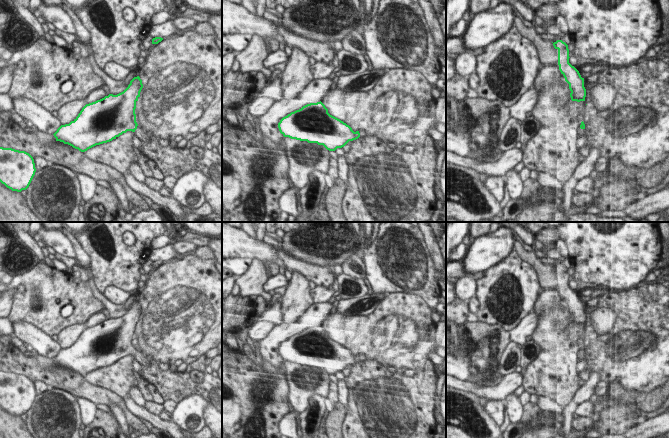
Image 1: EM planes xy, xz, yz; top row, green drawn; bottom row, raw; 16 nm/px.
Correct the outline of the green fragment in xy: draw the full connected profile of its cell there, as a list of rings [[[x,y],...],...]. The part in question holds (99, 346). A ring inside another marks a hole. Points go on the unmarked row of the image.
[[[137,300],[123,316],[86,328],[73,345],[57,353],[53,358],[56,365],[85,376],[132,355],[141,366],[149,366],[150,360],[136,346],[136,326],[142,312]]]

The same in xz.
[[[320,325],[291,336],[278,347],[284,361],[317,367],[329,375],[344,371],[349,365],[367,360],[364,354],[354,356],[340,343],[330,339]]]

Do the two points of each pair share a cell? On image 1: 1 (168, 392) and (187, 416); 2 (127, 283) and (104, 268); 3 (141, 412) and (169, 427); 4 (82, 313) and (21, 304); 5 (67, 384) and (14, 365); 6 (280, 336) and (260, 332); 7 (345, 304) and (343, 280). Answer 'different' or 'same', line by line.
1: different
2: same
3: same
4: same
5: same
6: different
7: different

